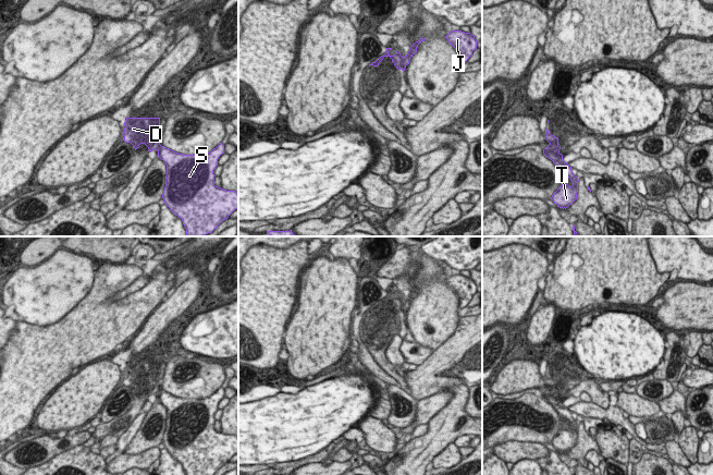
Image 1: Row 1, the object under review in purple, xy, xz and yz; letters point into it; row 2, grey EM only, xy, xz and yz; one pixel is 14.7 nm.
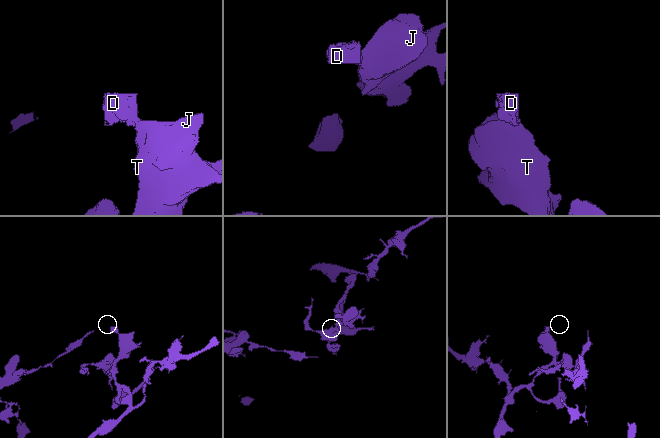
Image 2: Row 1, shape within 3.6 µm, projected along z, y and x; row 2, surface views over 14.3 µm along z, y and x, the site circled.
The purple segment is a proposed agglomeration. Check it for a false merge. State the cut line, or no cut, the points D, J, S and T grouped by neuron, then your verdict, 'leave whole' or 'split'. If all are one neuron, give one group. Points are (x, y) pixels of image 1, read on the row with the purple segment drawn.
yz (548, 146), (551, 146), (558, 153) | D / J S T | split

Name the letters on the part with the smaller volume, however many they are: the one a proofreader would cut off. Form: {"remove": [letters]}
{"remove": ["D"]}

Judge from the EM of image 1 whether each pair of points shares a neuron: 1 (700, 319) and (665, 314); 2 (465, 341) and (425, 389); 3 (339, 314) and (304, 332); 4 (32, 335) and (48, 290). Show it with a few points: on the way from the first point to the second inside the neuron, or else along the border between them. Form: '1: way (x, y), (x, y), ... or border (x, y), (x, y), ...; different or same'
1: way (691, 313), (674, 313); same
2: way (452, 351), (425, 376); same
3: way (330, 315), (312, 332); same
4: border (60, 318), (45, 325), (33, 325), (21, 319); different

